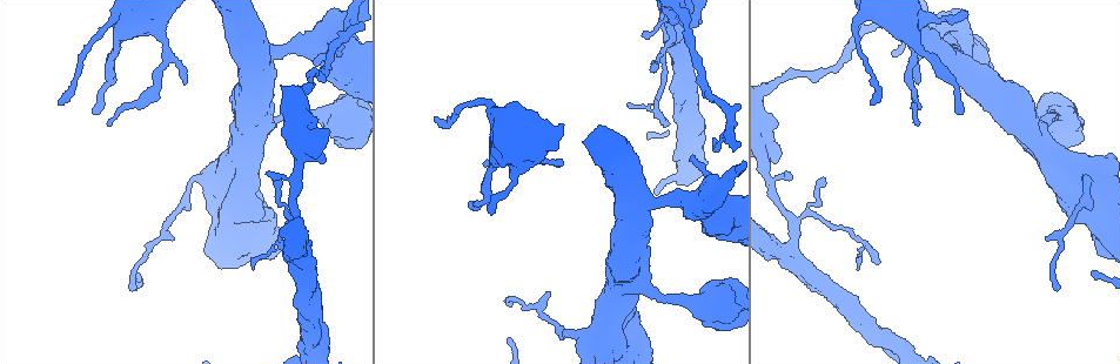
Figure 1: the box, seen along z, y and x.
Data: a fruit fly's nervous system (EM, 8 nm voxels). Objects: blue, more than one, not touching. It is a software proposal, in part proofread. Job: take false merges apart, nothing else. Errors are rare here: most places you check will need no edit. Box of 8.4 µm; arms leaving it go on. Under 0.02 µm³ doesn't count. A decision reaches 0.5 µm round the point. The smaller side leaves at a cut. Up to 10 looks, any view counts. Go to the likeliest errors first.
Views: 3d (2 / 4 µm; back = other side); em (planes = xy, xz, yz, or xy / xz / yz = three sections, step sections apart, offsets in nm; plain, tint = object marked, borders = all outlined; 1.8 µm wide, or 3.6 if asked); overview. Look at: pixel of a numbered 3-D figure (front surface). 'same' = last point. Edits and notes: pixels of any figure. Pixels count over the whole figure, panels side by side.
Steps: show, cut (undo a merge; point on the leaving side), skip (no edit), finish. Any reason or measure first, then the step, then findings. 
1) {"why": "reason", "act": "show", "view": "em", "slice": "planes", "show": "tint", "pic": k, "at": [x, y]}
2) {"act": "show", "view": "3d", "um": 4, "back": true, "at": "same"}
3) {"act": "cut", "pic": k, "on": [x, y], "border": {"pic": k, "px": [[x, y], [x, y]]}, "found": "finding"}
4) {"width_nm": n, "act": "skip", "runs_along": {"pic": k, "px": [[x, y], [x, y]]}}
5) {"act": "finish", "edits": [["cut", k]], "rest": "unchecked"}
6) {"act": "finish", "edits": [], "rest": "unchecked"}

{"act": "show", "view": "3d", "um": 2, "pic": 1, "at": [677, 36]}

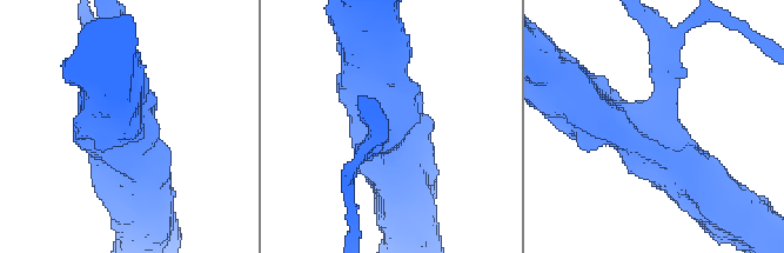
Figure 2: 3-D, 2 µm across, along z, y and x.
{"arms": 3, "act": "show", "view": "em", "slice": "xz", "step": 16, "show": "tint", "pic": 2, "at": [392, 128]}

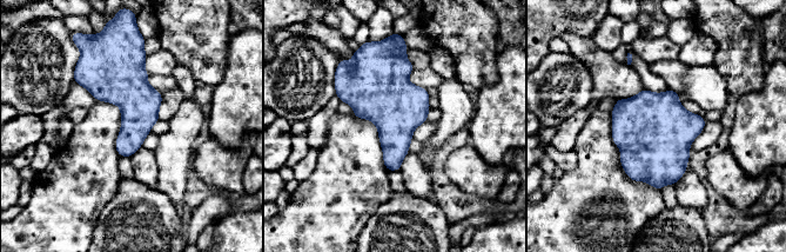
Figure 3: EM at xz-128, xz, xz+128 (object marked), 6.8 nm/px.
{"width_nm": 240, "act": "skip", "found": "all the same cell"}

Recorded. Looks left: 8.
{"why": "small branch off a trunk", "act": "show", "view": "em", "um": 3.6, "slice": "planes", "show": "tint", "pic": 1, "at": [272, 53]}

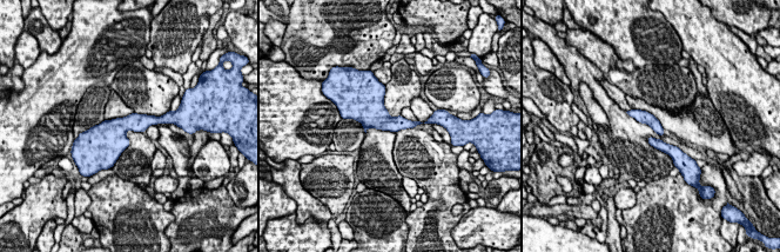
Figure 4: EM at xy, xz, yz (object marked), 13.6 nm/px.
{"act": "skip", "found": "all the same cell"}

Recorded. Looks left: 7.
{"why": "abrupt turn", "act": "show", "view": "3d", "um": 4, "pic": 1, "at": [1090, 185]}

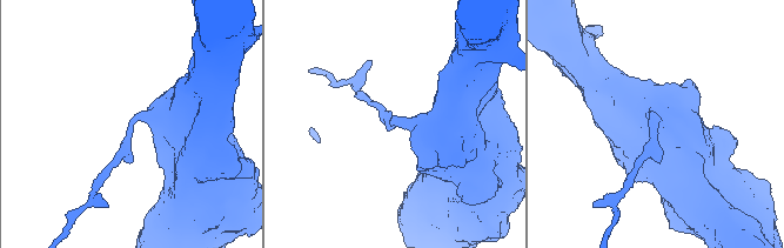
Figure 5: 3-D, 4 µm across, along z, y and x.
{"act": "show", "view": "em", "slice": "planes", "show": "tint", "pic": 5, "at": [654, 128]}

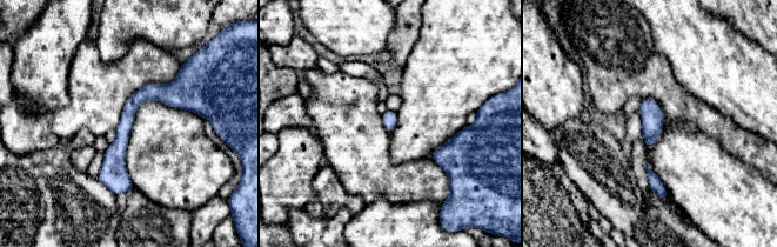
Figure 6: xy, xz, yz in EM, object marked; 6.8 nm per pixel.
{"act": "skip", "runs_along": {"pic": 6, "px": [[196, 109], [143, 94], [101, 178]]}, "found": "continuous, no second cell"}

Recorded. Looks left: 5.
{"why": "abrupt turn", "act": "show", "view": "em", "um": 3.6, "slice": "yz", "step": 16, "show": "tint", "pic": 1, "at": [345, 119]}

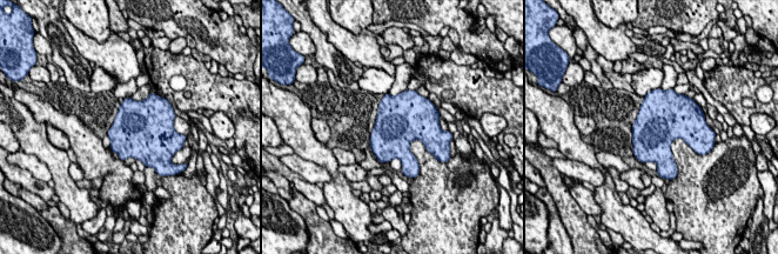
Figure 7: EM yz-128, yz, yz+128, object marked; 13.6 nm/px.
{"width_nm": 600, "act": "skip", "found": "one cell here"}

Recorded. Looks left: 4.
{"act": "finish", "edits": [], "rest": "unchecked"}

